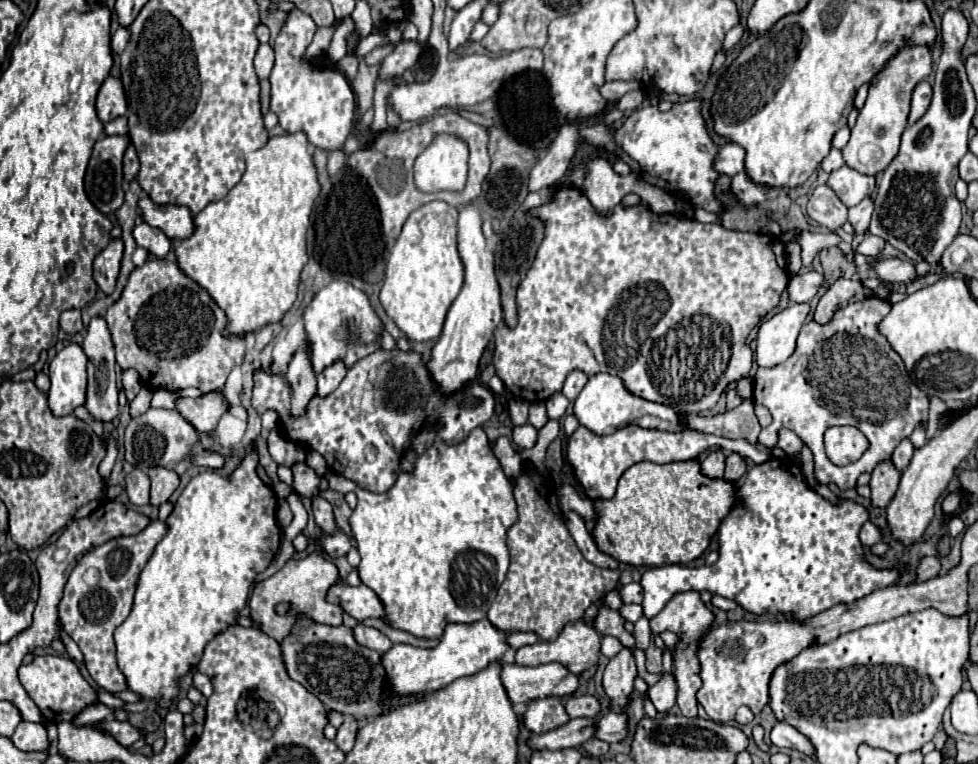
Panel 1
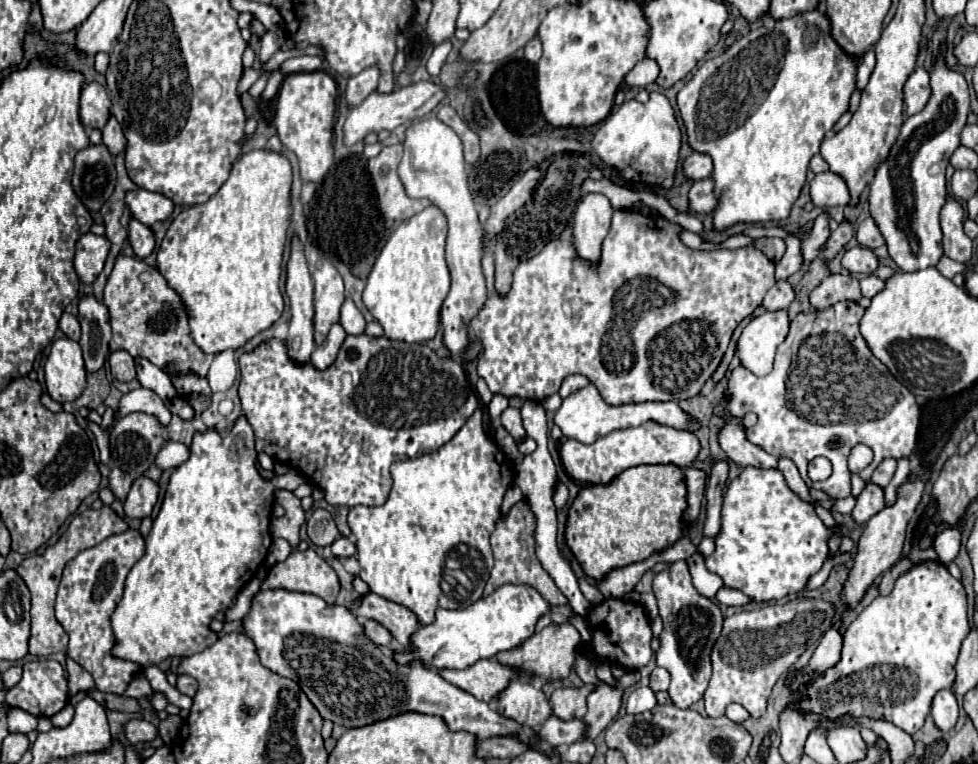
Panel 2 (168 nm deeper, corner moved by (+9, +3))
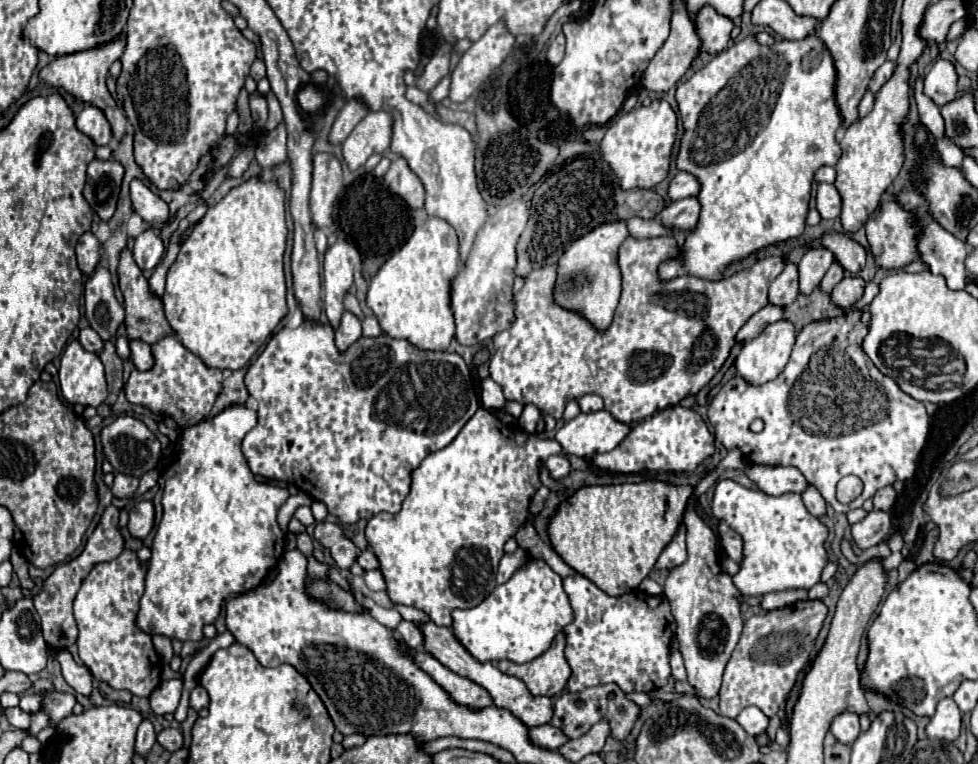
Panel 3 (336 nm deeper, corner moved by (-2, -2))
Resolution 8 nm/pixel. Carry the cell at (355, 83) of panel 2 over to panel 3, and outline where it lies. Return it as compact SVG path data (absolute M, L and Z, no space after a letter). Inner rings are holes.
M350 100L350 104L346 104L340 114L334 120L334 126L328 134L328 142L330 144L342 144L346 140L346 136L354 130L354 126L366 116L366 108L362 108L362 104L354 104L354 100Z

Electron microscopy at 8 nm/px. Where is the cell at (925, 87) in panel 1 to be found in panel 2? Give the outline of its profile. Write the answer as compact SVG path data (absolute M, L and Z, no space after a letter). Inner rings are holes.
M923 67L915 69L909 75L903 87L903 95L905 95L905 115L915 115L925 107L931 89L929 89L929 73Z

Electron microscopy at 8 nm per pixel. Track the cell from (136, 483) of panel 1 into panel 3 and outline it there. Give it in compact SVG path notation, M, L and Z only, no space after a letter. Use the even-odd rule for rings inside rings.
M116 474L114 484L112 484L112 494L116 498L130 498L138 488L138 478L126 476L126 474Z

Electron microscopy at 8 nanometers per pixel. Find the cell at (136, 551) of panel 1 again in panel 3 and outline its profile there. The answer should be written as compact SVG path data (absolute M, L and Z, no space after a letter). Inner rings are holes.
M124 550L116 560L96 564L74 600L82 662L96 680L108 682L116 690L128 690L134 696L150 696L160 684L160 656L152 646L152 638L136 626L144 576L146 566L140 564L132 550Z

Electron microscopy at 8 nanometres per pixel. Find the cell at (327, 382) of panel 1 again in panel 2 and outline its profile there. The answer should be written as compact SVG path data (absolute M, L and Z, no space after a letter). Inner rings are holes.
M341 325L331 327L331 331L329 331L327 339L323 341L323 345L319 345L319 347L313 351L313 355L311 355L311 365L313 365L315 369L319 369L319 371L329 369L329 367L333 365L337 353L339 353L345 337L347 337L347 333L343 331Z

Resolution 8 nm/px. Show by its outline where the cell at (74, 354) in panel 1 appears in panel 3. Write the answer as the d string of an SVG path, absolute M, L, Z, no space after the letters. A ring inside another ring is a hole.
M72 340L60 362L60 390L68 404L100 406L106 400L104 366L98 354L86 352L78 340Z

